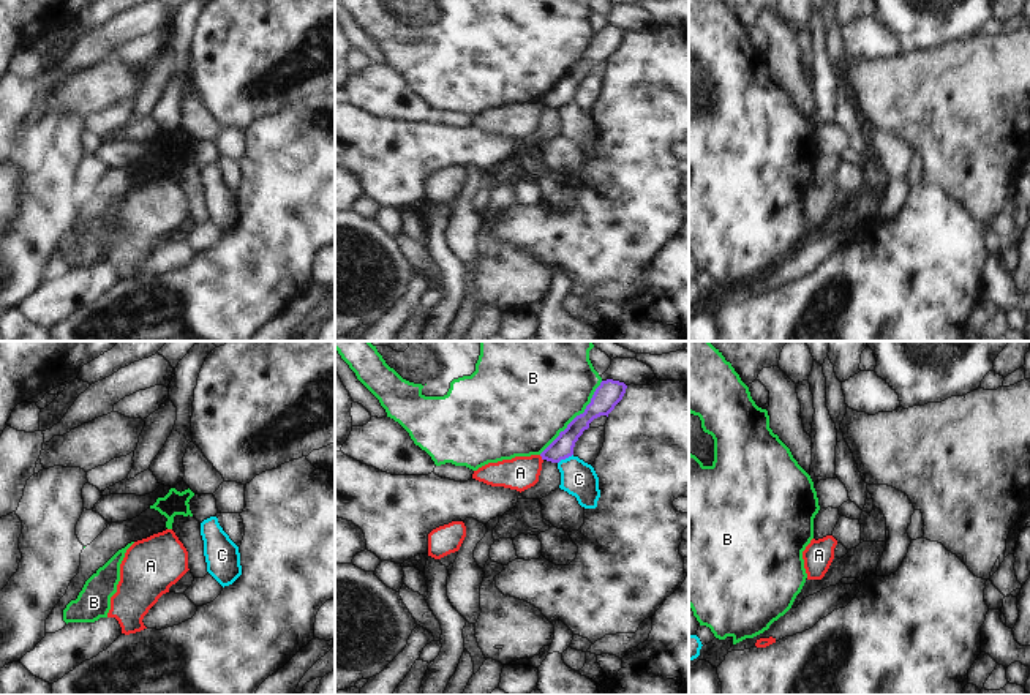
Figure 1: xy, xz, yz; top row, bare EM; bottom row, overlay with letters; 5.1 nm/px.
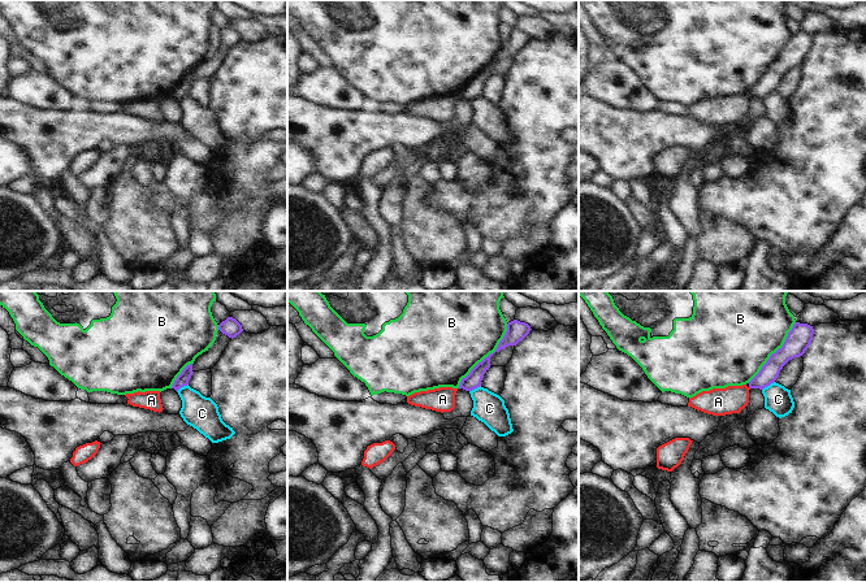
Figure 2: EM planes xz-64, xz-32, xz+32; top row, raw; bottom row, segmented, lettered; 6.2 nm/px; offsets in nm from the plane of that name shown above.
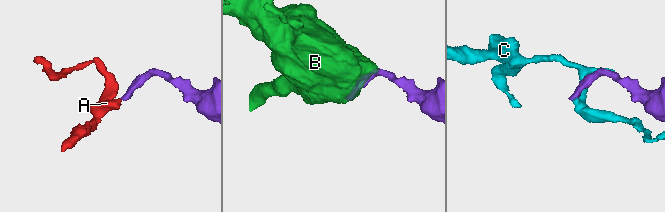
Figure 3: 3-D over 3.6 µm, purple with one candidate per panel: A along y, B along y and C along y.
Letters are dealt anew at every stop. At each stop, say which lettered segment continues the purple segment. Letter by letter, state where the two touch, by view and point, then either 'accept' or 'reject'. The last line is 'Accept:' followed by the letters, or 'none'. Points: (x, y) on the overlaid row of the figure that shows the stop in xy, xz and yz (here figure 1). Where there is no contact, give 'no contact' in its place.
A: meets purple in xz at (542, 458); reject
B: meets purple in xz at (575, 417); reject
C: meets purple in xz at (564, 458); reject
Accept: none

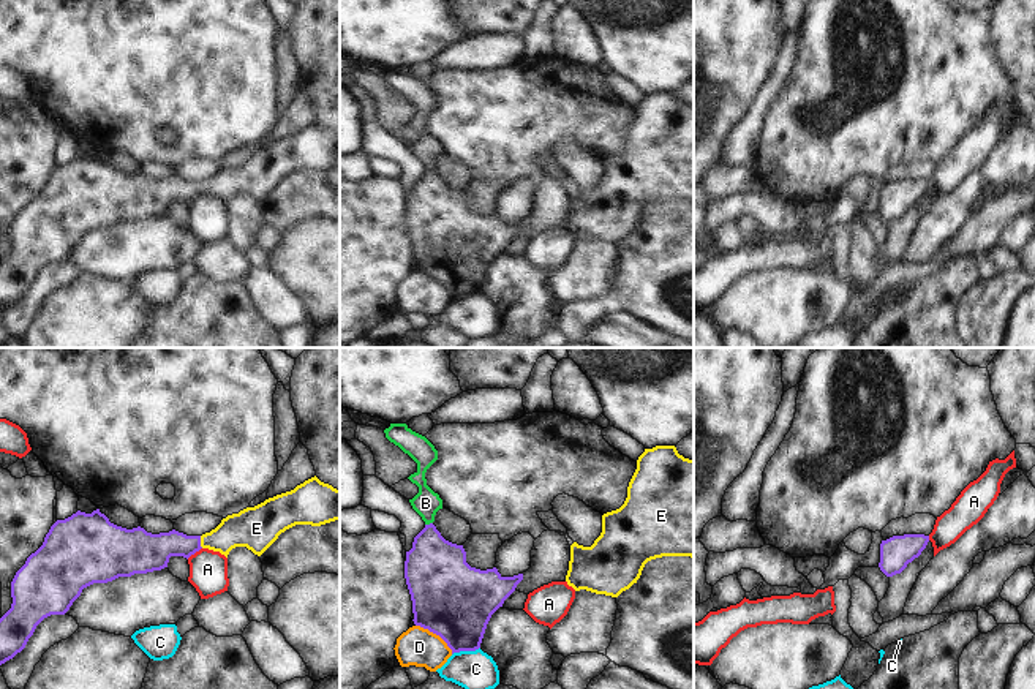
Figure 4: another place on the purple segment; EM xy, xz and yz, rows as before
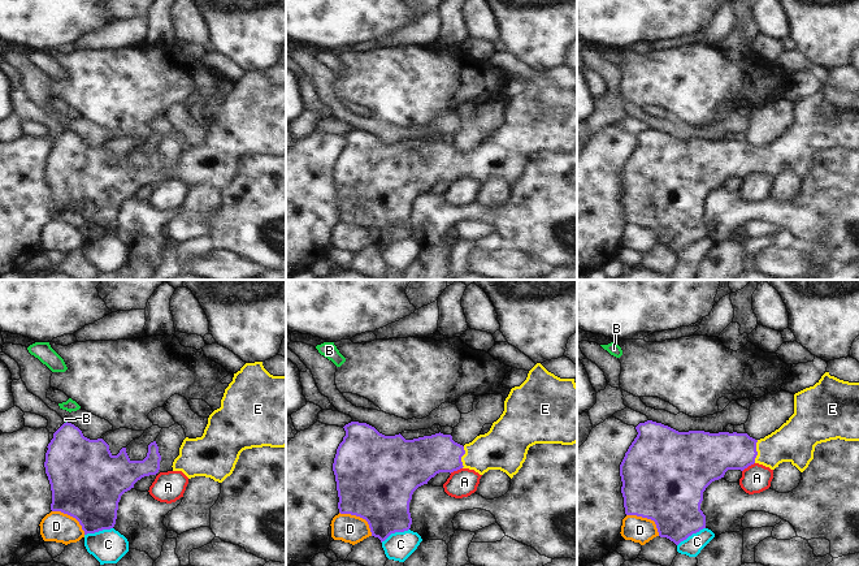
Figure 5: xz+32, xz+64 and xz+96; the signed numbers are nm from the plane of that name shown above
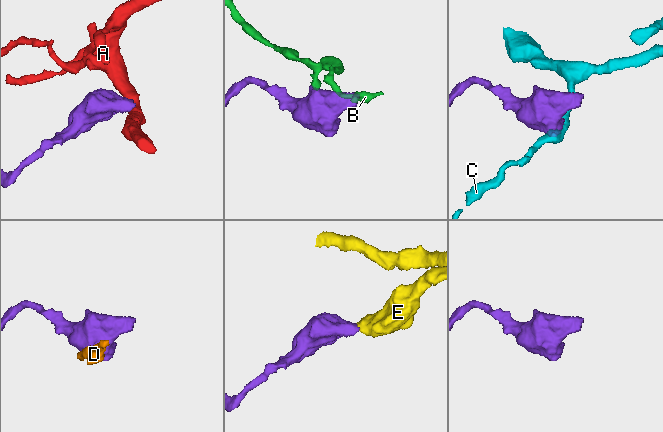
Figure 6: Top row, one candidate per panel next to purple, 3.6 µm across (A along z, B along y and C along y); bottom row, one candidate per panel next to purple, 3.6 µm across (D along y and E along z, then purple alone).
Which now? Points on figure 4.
A: meets purple in xy at (193, 553); reject
B: meets purple in xz at (430, 523); reject
C: meets purple in xz at (465, 650); reject
D: meets purple in xz at (436, 634); reject
E: meets purple in xy at (199, 542); accept
Accept: E

